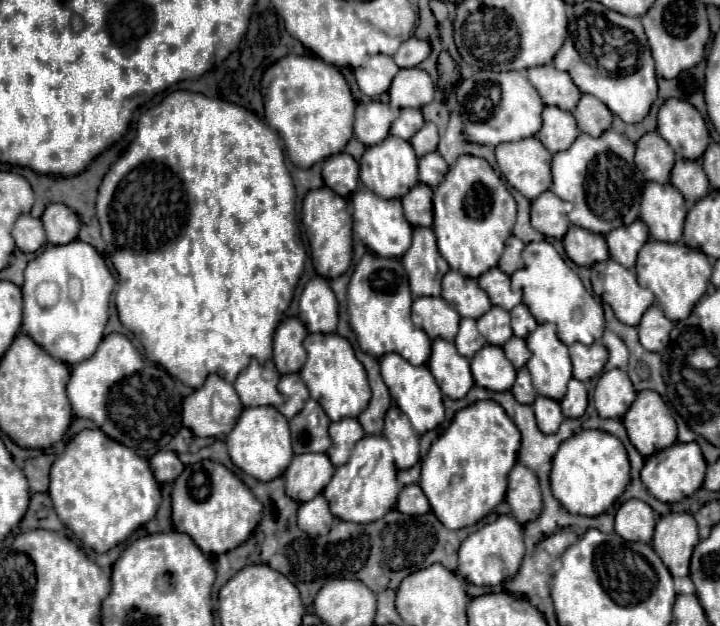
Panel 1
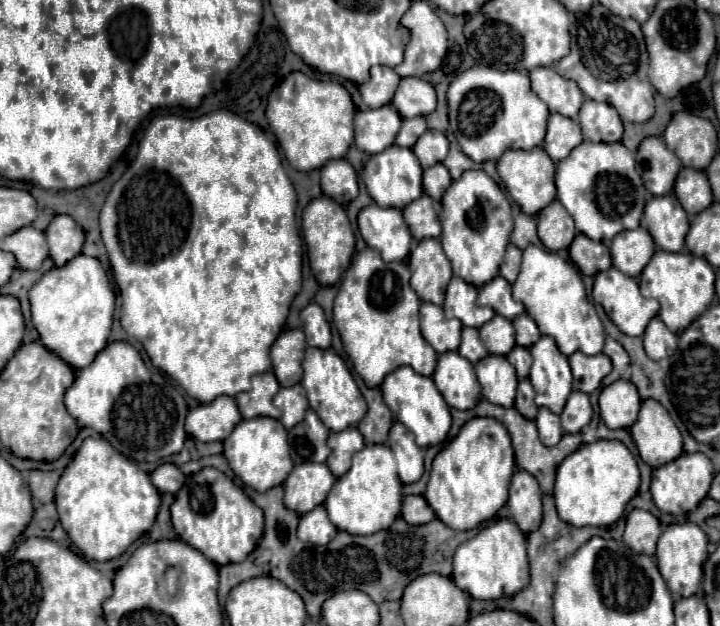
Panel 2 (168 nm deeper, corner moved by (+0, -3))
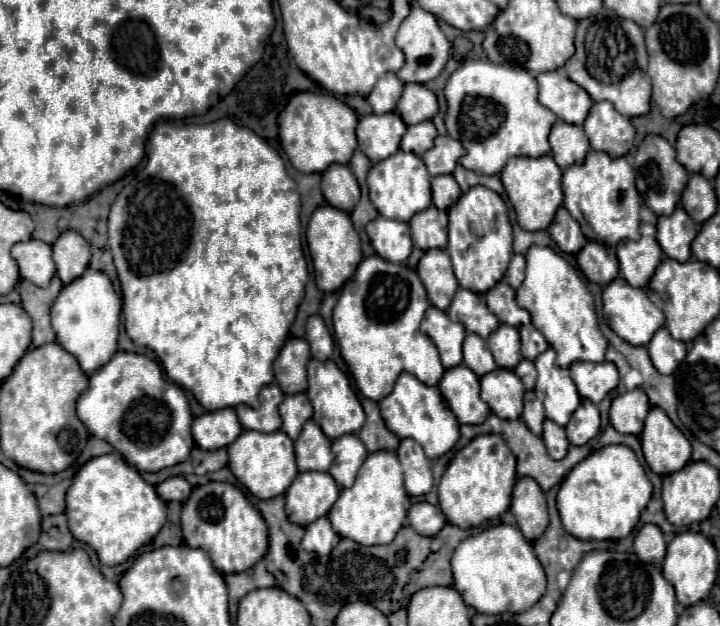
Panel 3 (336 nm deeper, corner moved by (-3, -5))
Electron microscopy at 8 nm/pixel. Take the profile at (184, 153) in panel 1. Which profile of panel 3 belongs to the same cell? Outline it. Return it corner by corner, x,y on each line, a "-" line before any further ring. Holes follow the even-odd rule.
218,119
214,123
202,125
180,125
169,121
156,123
146,145
144,169
138,171
136,177
118,193
108,215
108,247
112,251
114,265
118,271
123,294
122,315
128,337
138,345
152,349
158,355
166,375
180,387
192,391
196,401
208,411
236,407
240,403
258,407
258,393
264,385
274,381
274,361
280,353
280,347
288,339
288,331
296,317
296,309
304,297
308,269
302,251
302,232
298,187
288,177
282,157
276,149
268,145
266,139
258,137
248,127
236,125
230,119

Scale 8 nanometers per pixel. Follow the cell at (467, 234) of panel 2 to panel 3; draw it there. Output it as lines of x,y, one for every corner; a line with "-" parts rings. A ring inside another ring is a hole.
474,185
448,209
448,247
446,247
460,287
486,293
504,275
512,257
512,225
508,207
498,193
484,185

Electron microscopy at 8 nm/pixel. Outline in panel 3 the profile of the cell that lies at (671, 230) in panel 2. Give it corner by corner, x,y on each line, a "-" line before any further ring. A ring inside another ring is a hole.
680,205
678,209
674,209
674,213
658,217
656,229
658,243
662,245
662,251
668,257
674,257
676,261
688,261
692,257
690,243
696,237
696,223

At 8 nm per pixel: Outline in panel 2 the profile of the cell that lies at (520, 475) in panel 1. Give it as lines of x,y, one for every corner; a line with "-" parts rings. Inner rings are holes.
515,471
509,487
509,513
523,533
537,531
541,525
541,489
537,479
527,471

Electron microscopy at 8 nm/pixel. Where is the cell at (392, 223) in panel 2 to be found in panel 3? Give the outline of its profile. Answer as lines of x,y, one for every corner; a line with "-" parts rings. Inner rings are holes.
376,217
366,225
366,233
372,241
372,247
386,261
404,263
412,251
410,227
404,221
394,221
388,217

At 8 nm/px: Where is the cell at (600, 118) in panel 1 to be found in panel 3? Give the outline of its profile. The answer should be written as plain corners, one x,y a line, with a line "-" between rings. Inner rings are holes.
610,101
594,103
590,117
584,121
584,131
590,139
590,147
604,151
612,157
626,155
634,141
634,127
628,117
622,117

